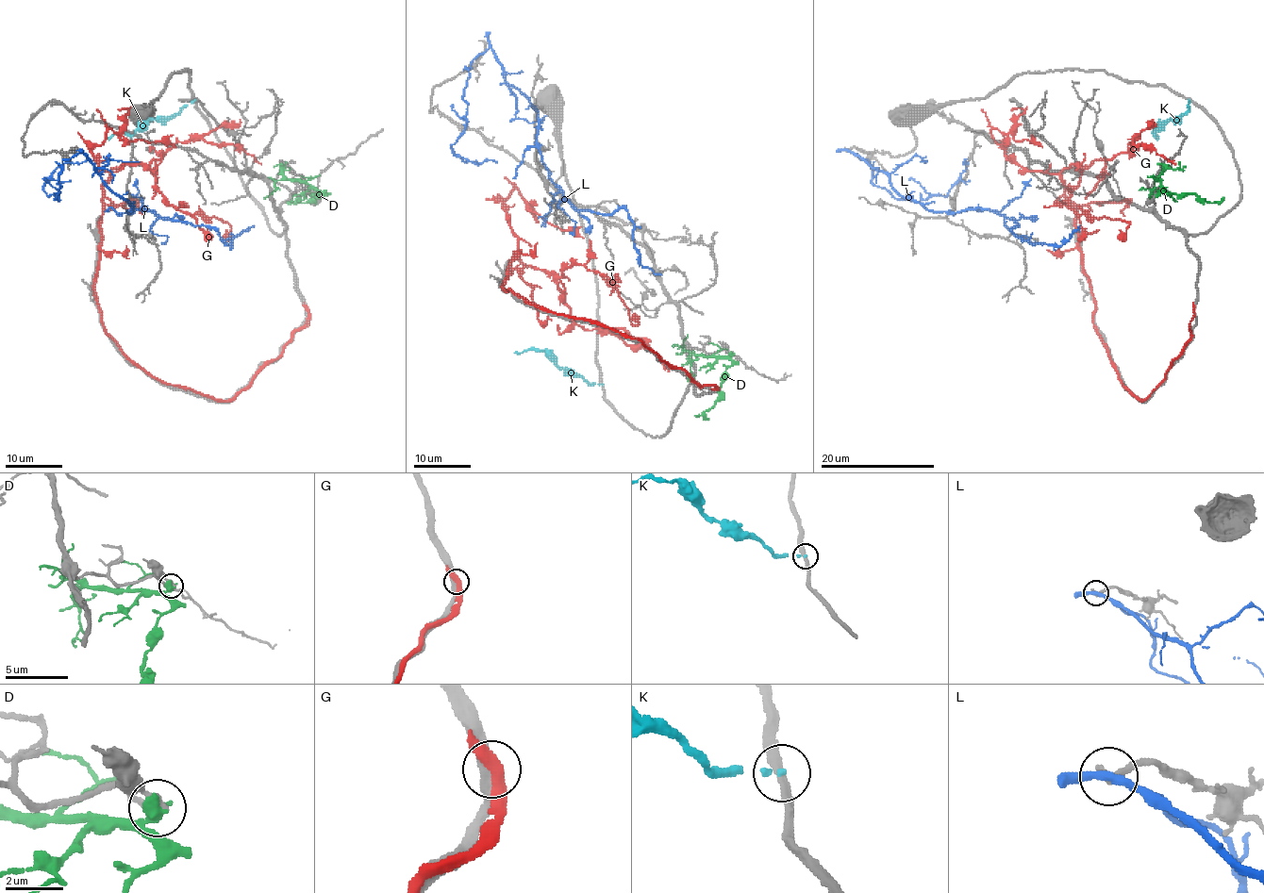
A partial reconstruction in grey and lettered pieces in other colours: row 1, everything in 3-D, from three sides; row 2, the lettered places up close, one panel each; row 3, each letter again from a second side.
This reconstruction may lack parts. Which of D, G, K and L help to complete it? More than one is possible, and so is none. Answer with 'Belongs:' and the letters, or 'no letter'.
Belongs: no letter

